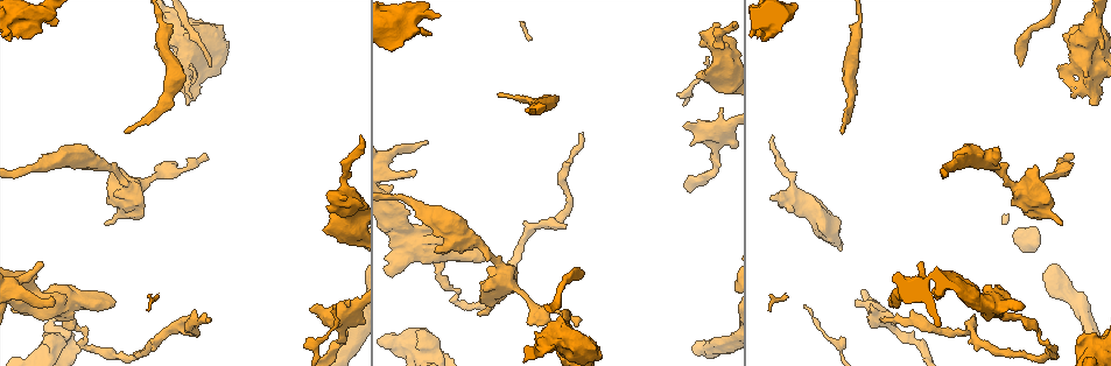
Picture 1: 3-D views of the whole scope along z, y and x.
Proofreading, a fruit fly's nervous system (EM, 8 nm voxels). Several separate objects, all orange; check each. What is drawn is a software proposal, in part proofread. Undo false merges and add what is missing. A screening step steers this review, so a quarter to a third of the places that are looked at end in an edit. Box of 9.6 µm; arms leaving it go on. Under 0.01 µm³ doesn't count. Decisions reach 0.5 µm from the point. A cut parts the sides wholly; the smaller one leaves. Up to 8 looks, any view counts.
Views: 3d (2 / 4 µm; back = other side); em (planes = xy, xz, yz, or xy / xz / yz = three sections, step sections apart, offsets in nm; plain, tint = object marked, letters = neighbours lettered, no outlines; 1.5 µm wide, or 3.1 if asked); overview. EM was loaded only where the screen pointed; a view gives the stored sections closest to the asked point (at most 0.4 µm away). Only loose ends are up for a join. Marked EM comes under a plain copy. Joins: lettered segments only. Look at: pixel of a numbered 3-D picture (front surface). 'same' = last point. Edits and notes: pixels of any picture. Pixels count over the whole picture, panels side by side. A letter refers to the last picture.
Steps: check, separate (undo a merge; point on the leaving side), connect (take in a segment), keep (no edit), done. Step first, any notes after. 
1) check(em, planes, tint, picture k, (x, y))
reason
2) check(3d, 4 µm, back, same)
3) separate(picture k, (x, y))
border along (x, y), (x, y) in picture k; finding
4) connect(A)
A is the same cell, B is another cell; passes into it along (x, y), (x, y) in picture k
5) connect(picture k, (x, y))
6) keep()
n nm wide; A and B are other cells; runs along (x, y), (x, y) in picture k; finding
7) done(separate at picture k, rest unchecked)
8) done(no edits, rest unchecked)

check(3d, 4 µm, picture 1, (55, 23))
free end

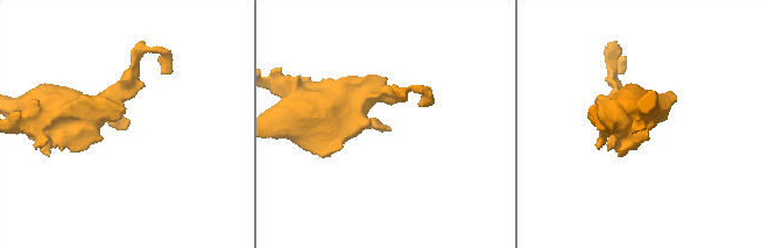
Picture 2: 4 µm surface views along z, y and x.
check(em, planes, letters, picture 2, (385, 131))
now the EM

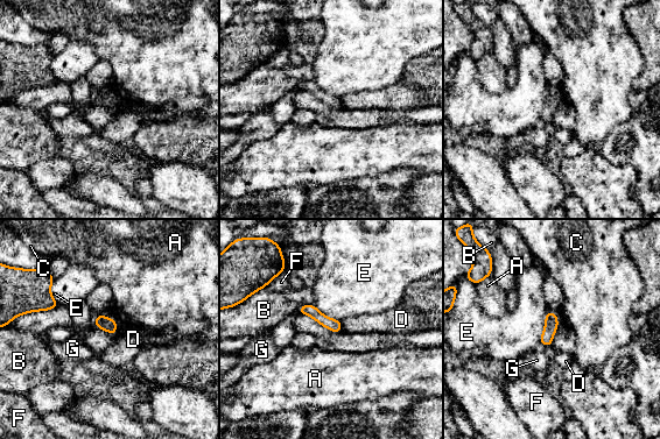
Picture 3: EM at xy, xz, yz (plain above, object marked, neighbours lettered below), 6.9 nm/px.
keep()
A, B, C, D, E, F and G are other cells; runs along (301, 310), (310, 310), (338, 328) in picture 3; none of them fits

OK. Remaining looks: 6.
check(em, yz, step 4, tint, picture 1, (858, 17))
sudden change in width

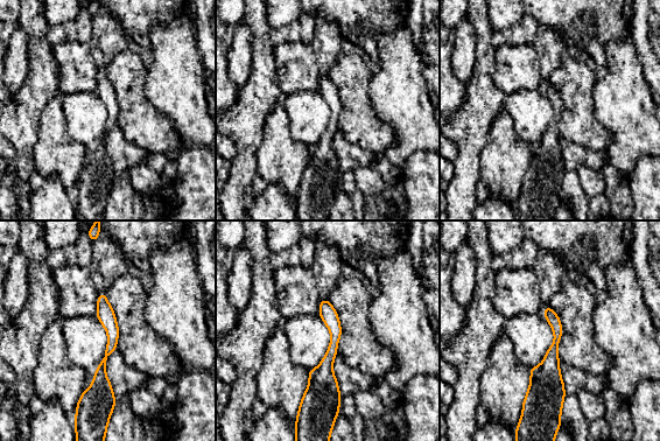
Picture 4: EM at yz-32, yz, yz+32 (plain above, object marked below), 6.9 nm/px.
check(em, yz, step 4, letters, same)

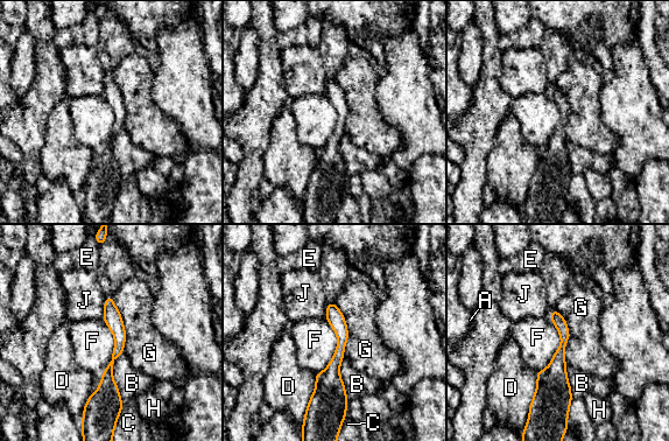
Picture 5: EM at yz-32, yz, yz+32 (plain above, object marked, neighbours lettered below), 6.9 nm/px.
keep()
A, B, C, D, E, F, G, H and J are other cells; runs along (110, 299), (119, 349), (107, 370), (105, 406) in picture 5; continuous, no second neuron

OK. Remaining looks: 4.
check(3d, 4 µm, picture 1, (582, 274))
tapers out

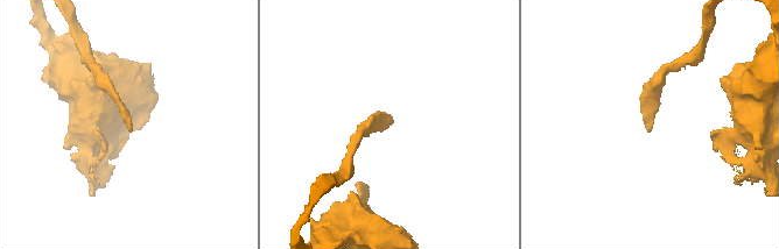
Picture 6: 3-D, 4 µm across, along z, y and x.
check(em, xy, step 4, letters, picture 6, (128, 130))

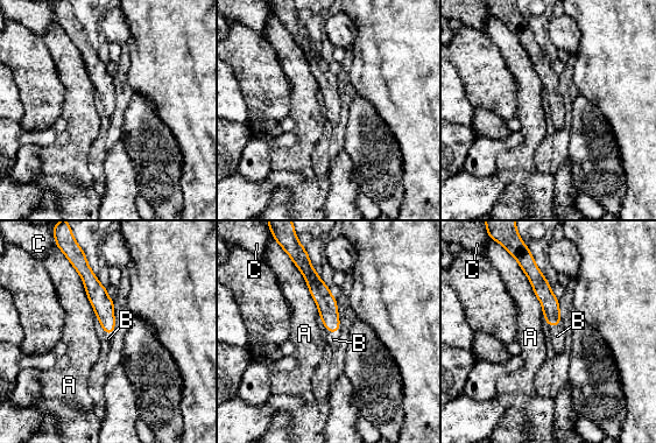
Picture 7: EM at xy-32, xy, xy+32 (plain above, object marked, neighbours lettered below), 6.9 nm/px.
check(em, planes, letters, same)
cut it another way

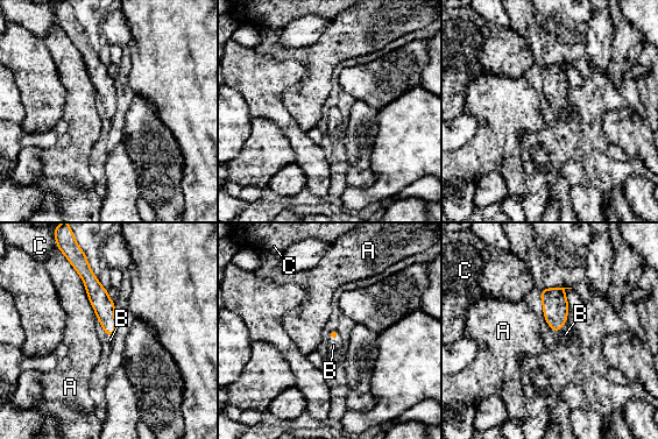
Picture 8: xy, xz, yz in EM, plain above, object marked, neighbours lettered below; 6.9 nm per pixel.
connect(B)
B is the same cell, A and C are other cells; passes into it along (554, 303), (561, 326), (565, 334) in picture 8; the neuron continues

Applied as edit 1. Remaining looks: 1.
done(connect at picture 8, rest unchecked)

